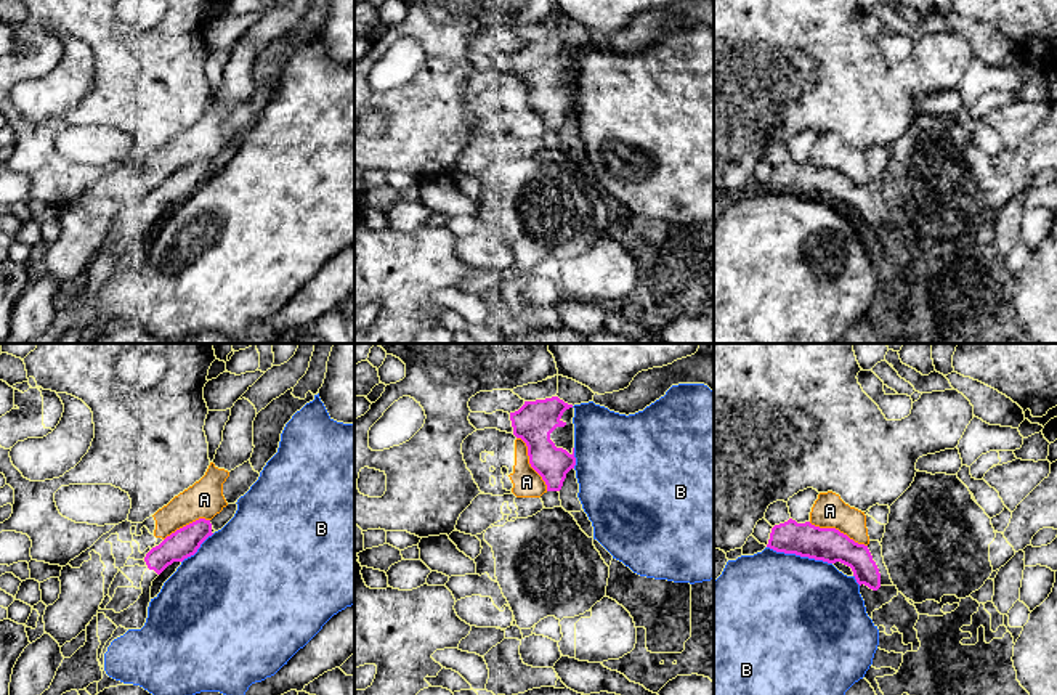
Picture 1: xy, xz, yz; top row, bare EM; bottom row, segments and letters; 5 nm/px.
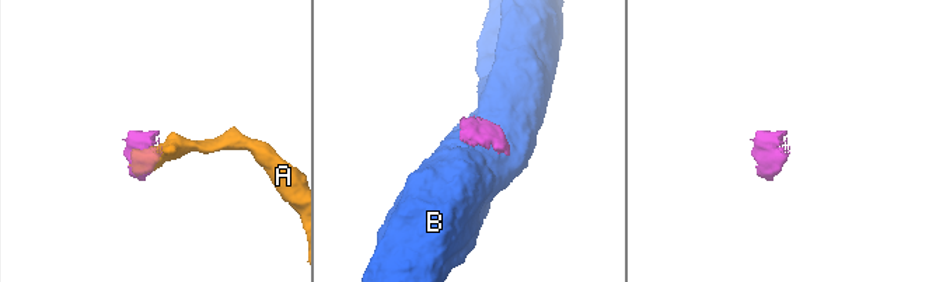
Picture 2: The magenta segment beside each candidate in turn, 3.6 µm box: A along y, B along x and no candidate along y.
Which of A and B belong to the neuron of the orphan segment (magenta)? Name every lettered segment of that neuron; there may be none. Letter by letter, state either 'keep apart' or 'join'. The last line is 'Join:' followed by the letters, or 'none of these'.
A: keep apart
B: keep apart
Join: none of these

